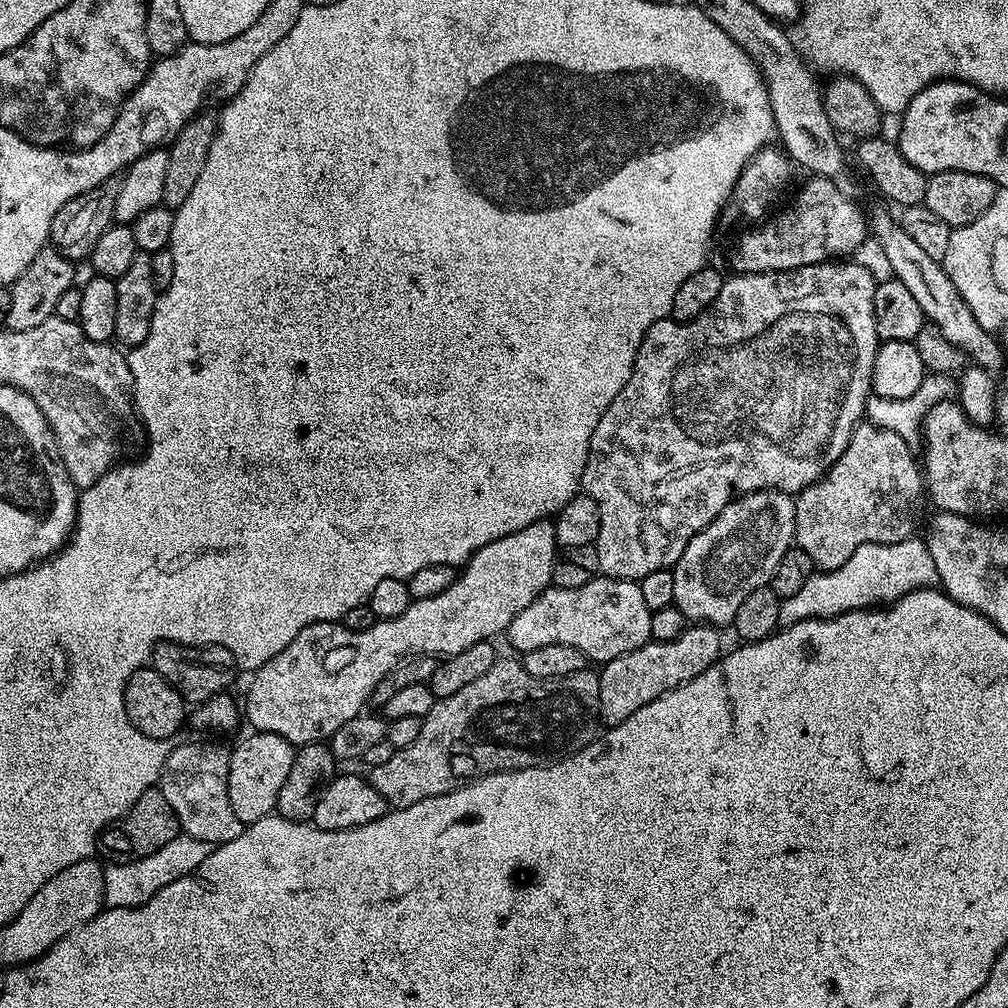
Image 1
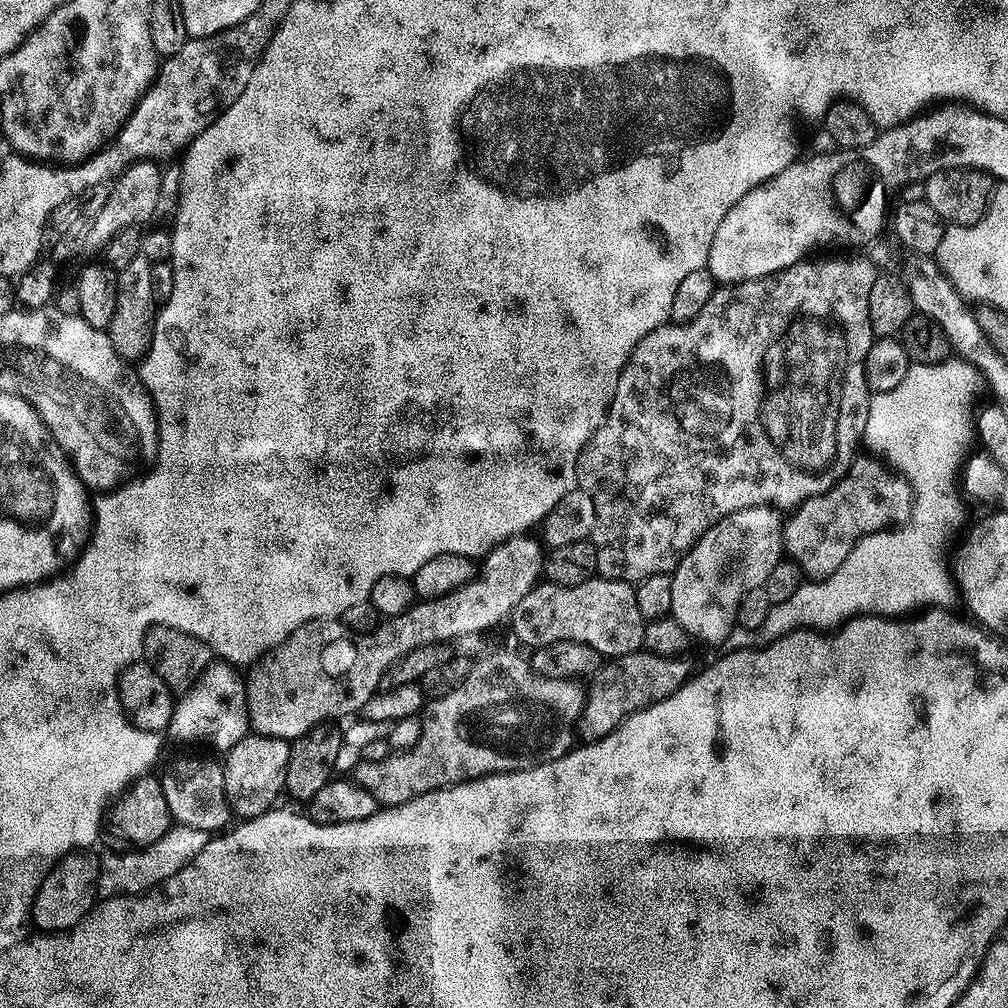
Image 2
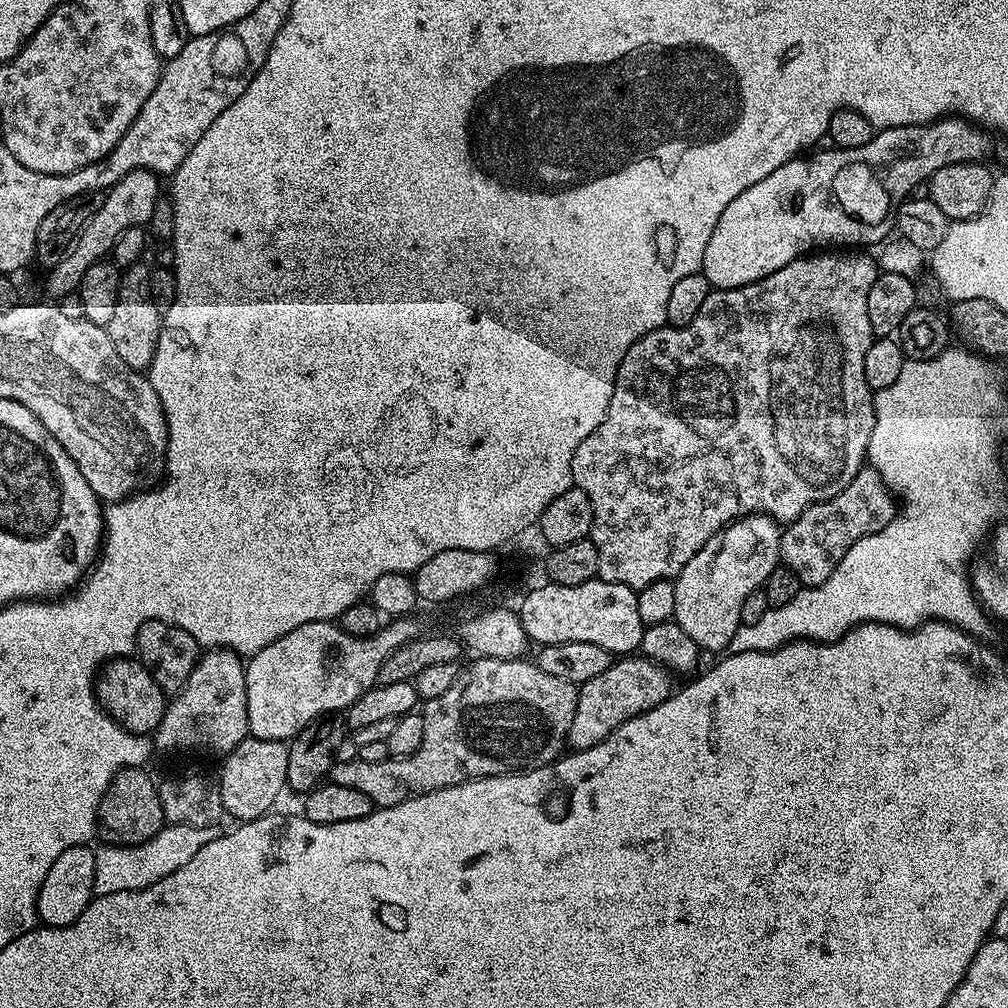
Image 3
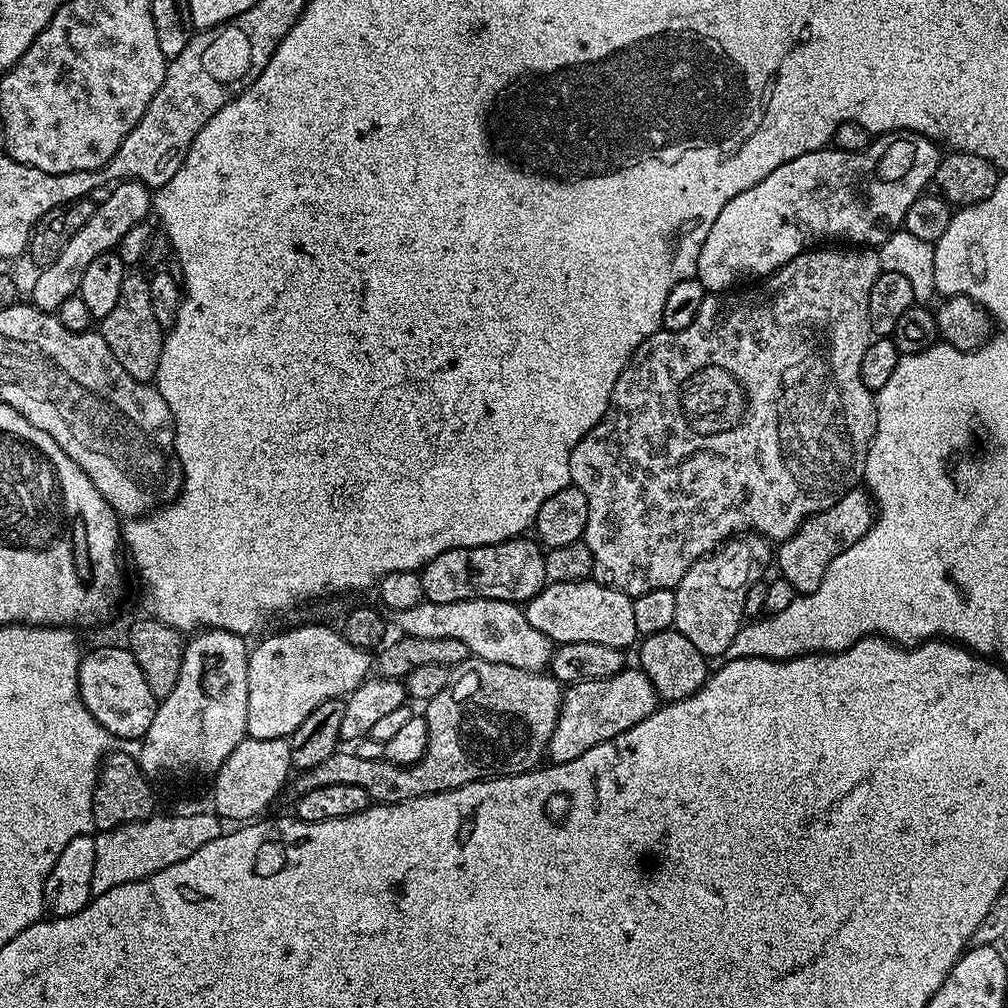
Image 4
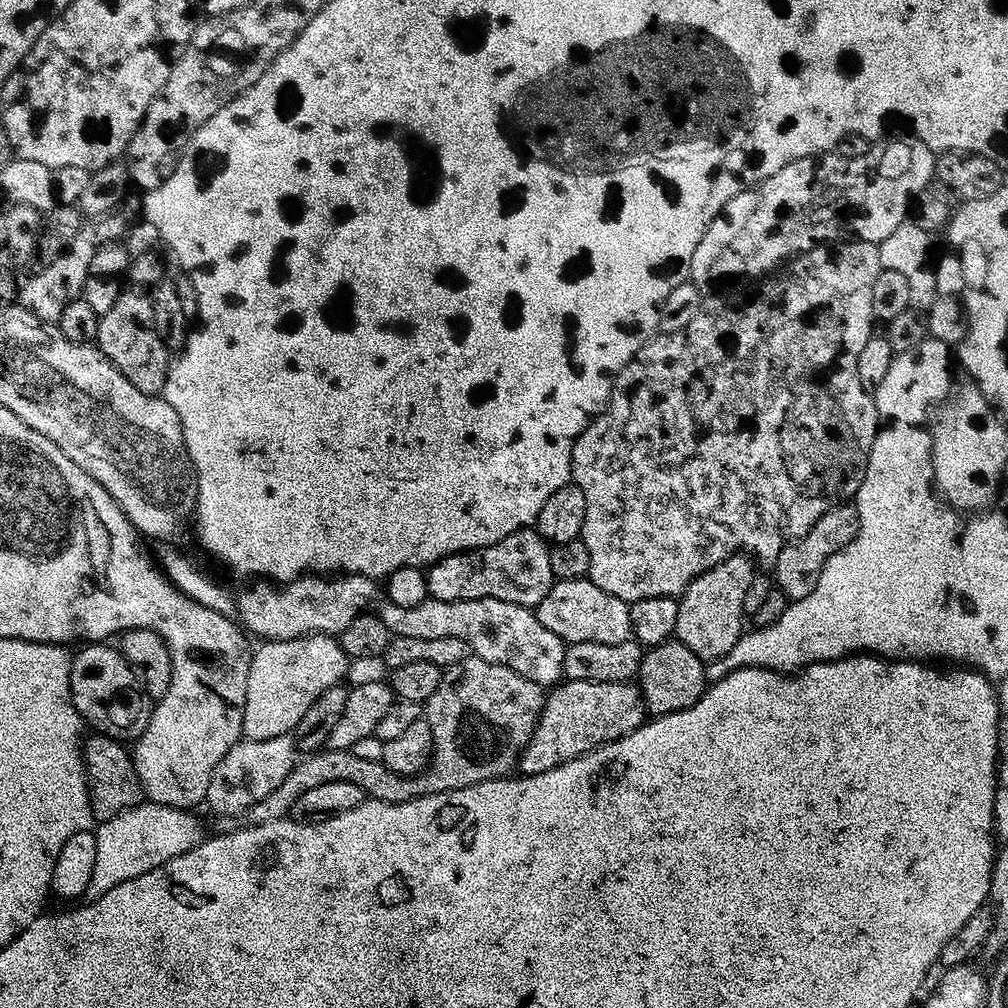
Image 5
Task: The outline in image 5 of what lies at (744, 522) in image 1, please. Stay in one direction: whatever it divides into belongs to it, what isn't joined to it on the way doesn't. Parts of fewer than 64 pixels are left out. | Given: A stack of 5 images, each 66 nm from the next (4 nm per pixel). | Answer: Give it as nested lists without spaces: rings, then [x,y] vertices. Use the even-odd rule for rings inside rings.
[[[744,554],[726,558],[718,566],[696,576],[683,596],[679,597],[680,609],[675,639],[690,646],[690,650],[694,650],[700,660],[711,662],[719,659],[731,650],[734,642],[738,642],[742,635],[746,619],[744,595],[746,590],[750,590],[750,582],[758,574],[757,569],[752,569],[751,563],[753,564],[753,561]]]

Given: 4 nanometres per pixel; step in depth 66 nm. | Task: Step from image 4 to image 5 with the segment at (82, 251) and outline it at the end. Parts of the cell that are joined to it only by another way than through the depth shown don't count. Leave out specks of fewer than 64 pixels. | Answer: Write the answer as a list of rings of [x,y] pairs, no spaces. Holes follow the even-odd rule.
[[[105,214],[91,222],[85,223],[78,230],[70,246],[54,262],[43,265],[28,281],[21,283],[18,288],[19,307],[30,310],[39,320],[45,322],[59,321],[62,310],[70,302],[81,299],[86,286],[86,270],[90,270],[90,261],[103,244],[119,241],[126,231],[126,223],[117,214]]]

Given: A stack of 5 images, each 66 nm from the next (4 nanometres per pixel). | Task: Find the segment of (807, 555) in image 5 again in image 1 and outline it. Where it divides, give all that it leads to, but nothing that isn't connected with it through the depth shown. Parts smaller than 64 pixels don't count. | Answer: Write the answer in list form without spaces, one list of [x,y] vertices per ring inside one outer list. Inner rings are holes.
[[[861,422],[850,434],[850,442],[828,471],[820,479],[795,493],[795,547],[810,554],[813,565],[821,572],[834,571],[848,563],[850,554],[859,552],[867,544],[897,544],[913,539],[916,519],[920,516],[920,499],[926,496],[921,465],[912,457],[913,449],[894,430],[879,428],[871,422]]]

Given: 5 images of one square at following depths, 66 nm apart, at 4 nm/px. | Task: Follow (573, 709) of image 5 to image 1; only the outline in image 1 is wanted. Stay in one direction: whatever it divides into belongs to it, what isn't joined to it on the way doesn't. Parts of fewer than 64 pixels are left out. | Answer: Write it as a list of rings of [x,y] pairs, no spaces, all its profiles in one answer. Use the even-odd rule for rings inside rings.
[[[696,622],[685,627],[684,631],[679,632],[673,640],[652,640],[640,648],[630,650],[630,654],[622,654],[618,658],[607,661],[601,667],[604,669],[599,669],[598,672],[600,677],[601,721],[608,726],[626,722],[626,718],[630,718],[630,714],[634,714],[634,710],[642,710],[642,706],[654,702],[654,698],[698,678],[698,674],[702,674],[710,665],[715,664],[722,655],[720,636],[716,632],[719,631],[713,625]]]

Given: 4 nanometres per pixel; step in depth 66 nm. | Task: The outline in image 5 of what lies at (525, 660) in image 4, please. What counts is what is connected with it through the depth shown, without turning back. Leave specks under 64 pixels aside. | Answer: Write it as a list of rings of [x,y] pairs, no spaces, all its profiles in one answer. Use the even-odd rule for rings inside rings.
[[[305,574],[296,577],[295,580],[287,581],[283,586],[272,586],[276,588],[248,588],[241,596],[237,595],[234,600],[234,612],[238,617],[239,623],[253,637],[261,636],[261,641],[269,640],[293,640],[299,636],[310,636],[313,634],[338,634],[342,630],[346,630],[346,626],[350,626],[350,622],[354,622],[354,618],[358,618],[358,614],[363,612],[375,612],[382,618],[382,622],[386,622],[386,626],[391,630],[393,636],[405,636],[406,638],[462,638],[466,642],[466,646],[470,646],[473,656],[481,656],[486,662],[494,662],[506,666],[510,670],[514,670],[518,674],[522,674],[522,678],[530,678],[530,682],[541,686],[555,686],[561,683],[564,676],[564,649],[566,647],[564,640],[558,638],[558,634],[554,634],[550,630],[546,630],[546,626],[542,626],[542,622],[538,622],[535,611],[530,608],[523,608],[514,602],[502,602],[494,598],[478,598],[477,600],[459,600],[458,602],[442,602],[441,600],[433,600],[431,598],[418,602],[418,606],[397,606],[396,603],[390,602],[390,598],[384,595],[381,585],[377,583],[371,576],[350,576],[347,574]]]

